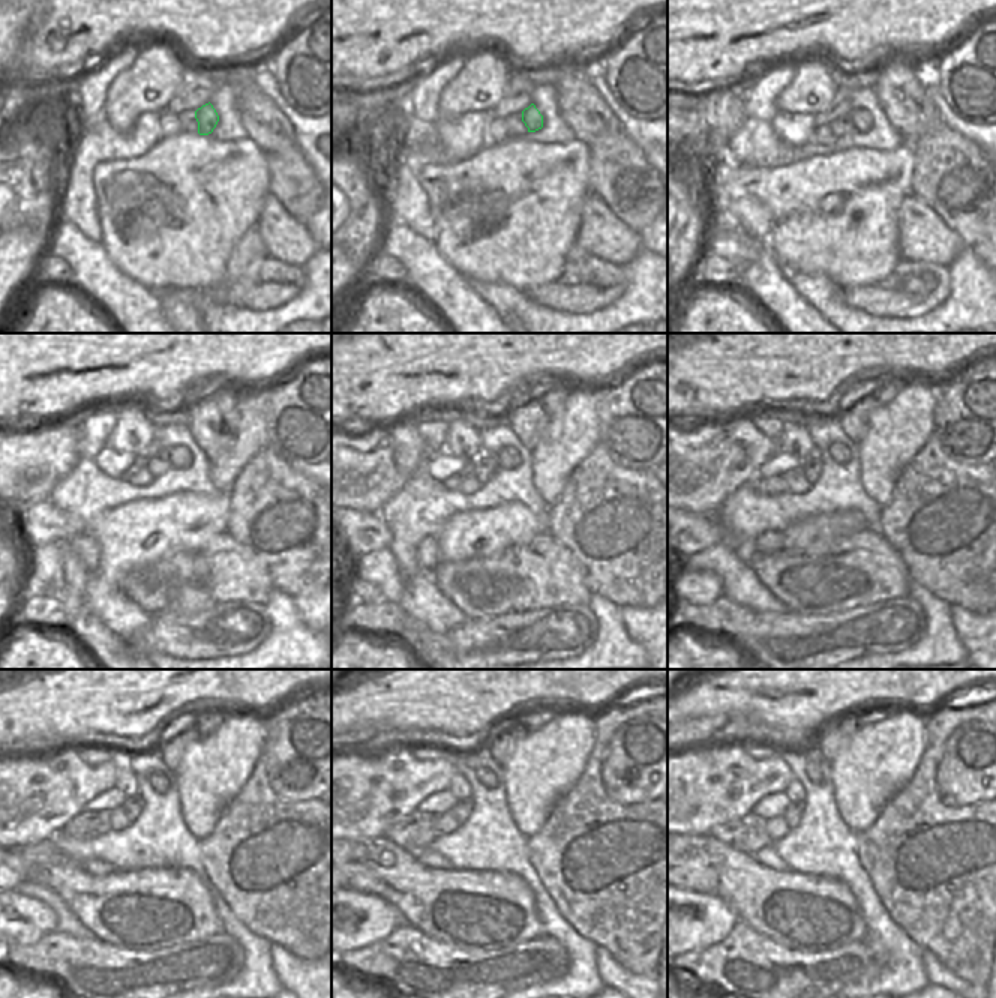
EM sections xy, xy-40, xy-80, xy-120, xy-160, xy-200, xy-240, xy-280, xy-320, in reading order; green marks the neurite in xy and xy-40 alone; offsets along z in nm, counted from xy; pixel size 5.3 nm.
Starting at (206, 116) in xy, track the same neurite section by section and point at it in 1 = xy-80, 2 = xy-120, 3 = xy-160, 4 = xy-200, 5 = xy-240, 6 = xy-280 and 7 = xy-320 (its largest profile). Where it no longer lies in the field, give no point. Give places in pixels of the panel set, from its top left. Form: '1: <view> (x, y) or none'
1: xy-80 (863, 101)
2: xy-120 (176, 438)
3: xy-160 (500, 441)
4: xy-200 (830, 438)
5: xy-240 (144, 764)
6: xy-280 (479, 758)
7: xy-320 (818, 767)

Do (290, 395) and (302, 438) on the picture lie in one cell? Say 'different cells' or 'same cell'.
same cell

